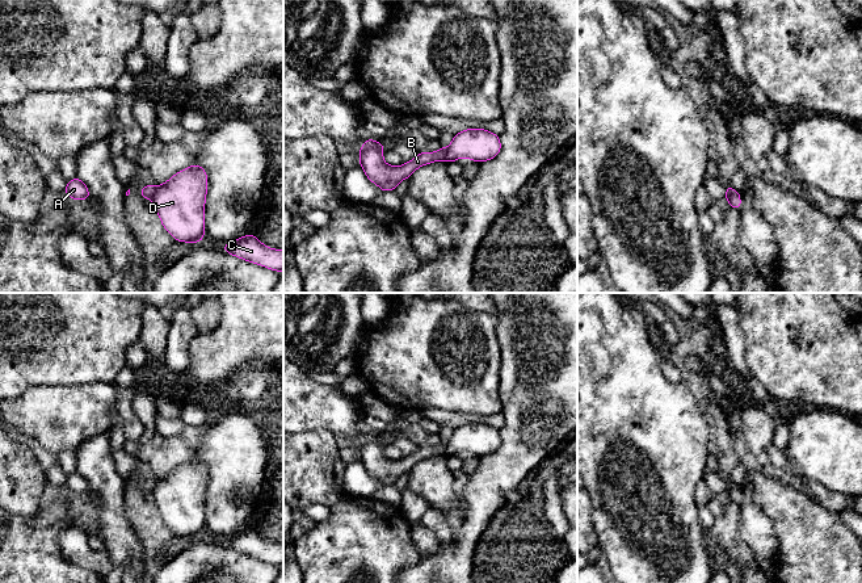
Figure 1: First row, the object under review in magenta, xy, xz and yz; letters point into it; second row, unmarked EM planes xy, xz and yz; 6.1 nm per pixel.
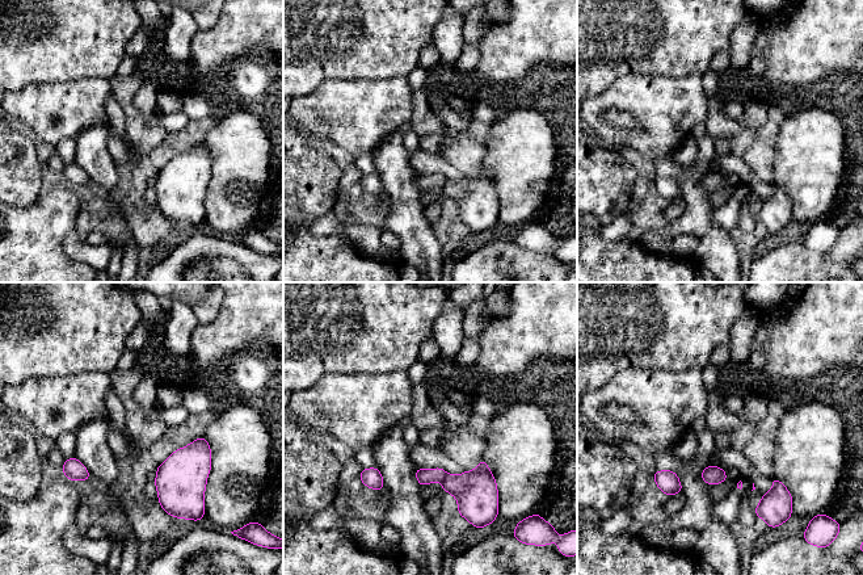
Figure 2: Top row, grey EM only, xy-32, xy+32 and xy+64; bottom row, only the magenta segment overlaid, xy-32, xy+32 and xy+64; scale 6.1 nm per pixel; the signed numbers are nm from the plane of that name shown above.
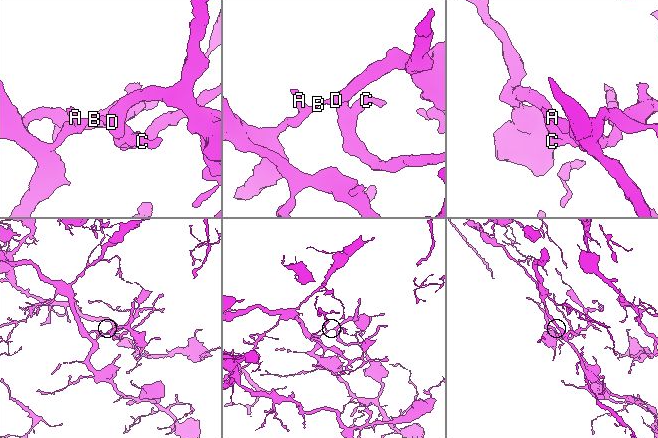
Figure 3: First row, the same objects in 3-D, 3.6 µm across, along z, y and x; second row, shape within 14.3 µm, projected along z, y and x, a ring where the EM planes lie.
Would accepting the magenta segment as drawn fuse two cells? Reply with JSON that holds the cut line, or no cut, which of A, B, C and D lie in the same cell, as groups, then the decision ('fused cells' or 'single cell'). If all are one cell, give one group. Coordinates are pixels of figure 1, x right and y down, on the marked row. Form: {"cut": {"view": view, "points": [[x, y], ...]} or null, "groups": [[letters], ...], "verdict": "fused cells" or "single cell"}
{"cut": {"view": "xz", "points": [[448, 149], [444, 159]]}, "groups": [["A", "B"], ["C", "D"]], "verdict": "fused cells"}

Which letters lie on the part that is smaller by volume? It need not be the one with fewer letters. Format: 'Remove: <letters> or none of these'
Remove: C, D

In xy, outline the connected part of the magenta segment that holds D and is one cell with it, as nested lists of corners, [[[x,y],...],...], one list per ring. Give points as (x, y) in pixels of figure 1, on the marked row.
[[[194,163],[157,186],[151,197],[163,227],[176,242],[198,243],[205,236],[206,177]]]

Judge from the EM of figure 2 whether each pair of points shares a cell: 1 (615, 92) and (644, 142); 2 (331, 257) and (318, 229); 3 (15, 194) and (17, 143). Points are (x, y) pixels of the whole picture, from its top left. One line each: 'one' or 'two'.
1: one
2: two
3: one

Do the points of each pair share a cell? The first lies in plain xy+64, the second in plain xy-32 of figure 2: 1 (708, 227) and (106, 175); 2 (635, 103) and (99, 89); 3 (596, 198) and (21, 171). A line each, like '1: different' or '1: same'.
1: same
2: same
3: same

